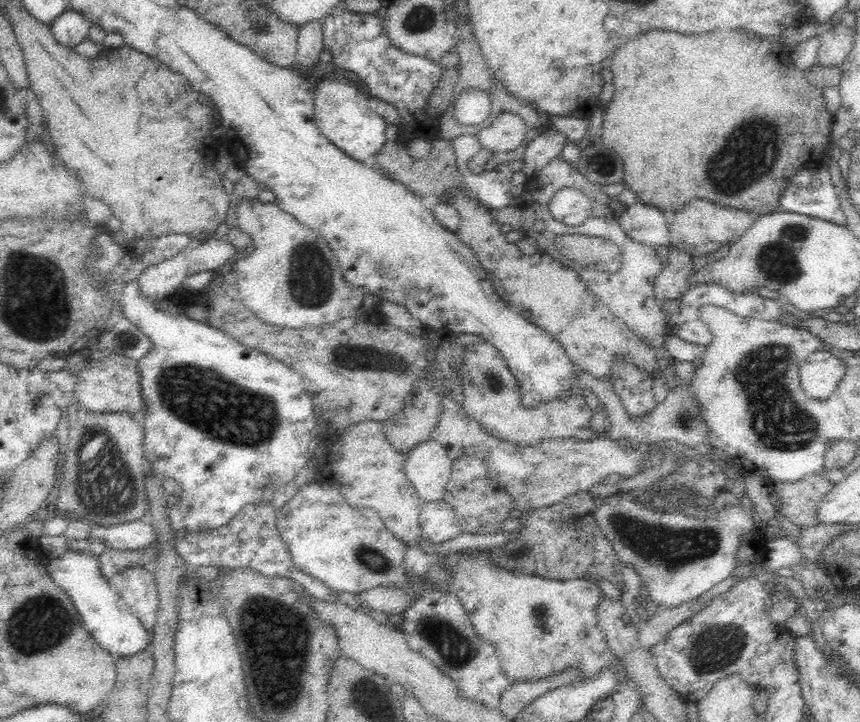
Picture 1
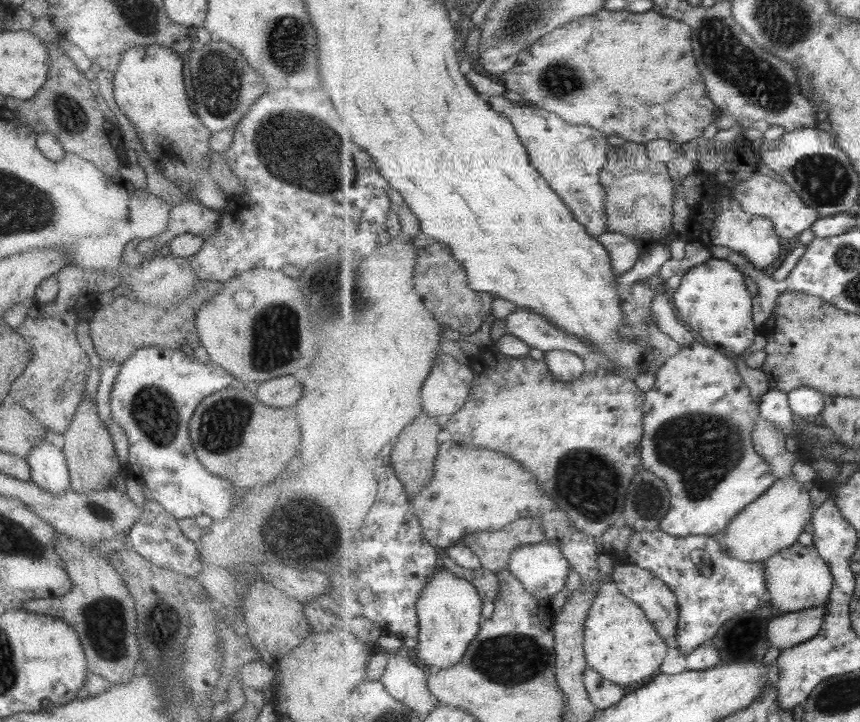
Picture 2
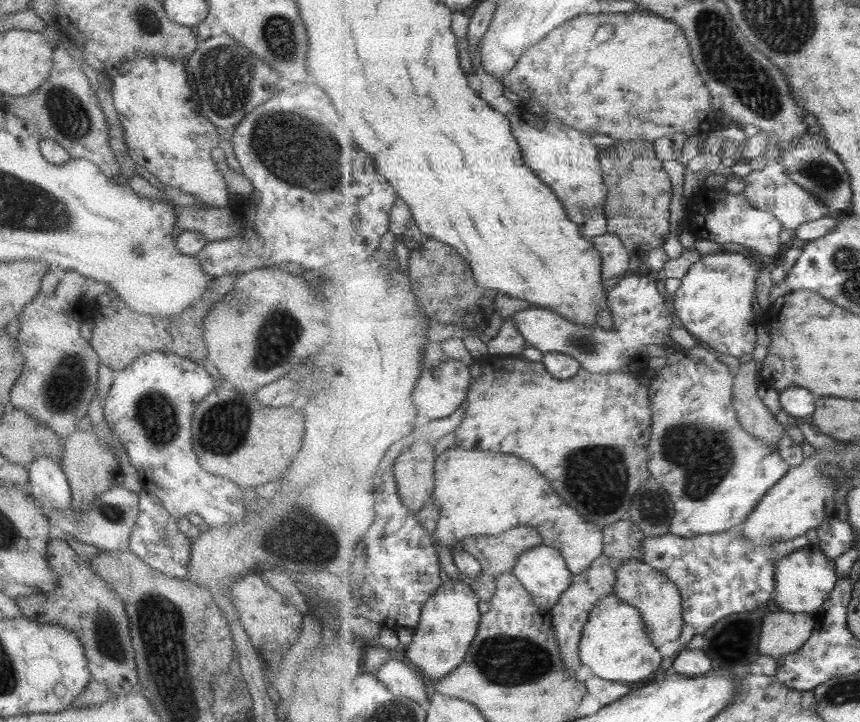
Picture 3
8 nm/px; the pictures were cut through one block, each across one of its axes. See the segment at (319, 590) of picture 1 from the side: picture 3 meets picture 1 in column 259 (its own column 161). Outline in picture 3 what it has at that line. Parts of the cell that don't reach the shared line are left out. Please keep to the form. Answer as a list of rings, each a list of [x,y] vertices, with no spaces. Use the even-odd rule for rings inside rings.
[[[142,488],[138,492],[138,515],[129,535],[127,552],[145,562],[149,568],[155,569],[169,577],[189,578],[189,550],[192,542],[177,528],[177,519],[172,517],[161,504],[161,501]]]

